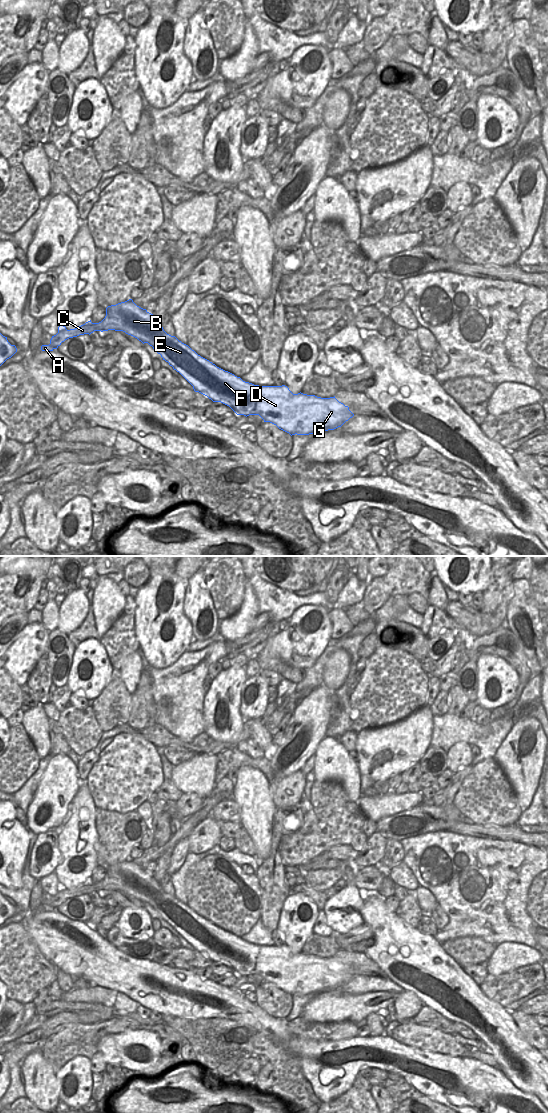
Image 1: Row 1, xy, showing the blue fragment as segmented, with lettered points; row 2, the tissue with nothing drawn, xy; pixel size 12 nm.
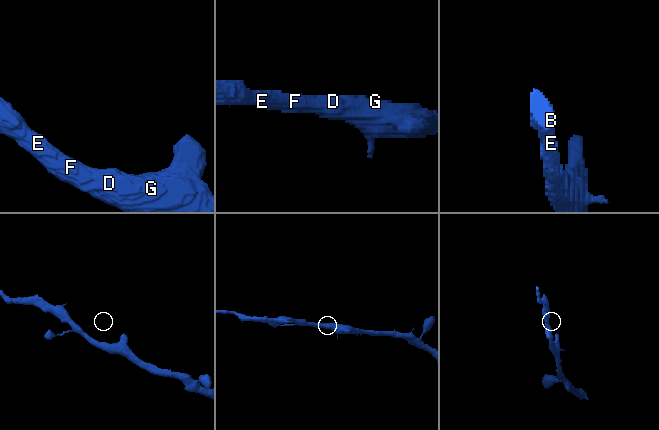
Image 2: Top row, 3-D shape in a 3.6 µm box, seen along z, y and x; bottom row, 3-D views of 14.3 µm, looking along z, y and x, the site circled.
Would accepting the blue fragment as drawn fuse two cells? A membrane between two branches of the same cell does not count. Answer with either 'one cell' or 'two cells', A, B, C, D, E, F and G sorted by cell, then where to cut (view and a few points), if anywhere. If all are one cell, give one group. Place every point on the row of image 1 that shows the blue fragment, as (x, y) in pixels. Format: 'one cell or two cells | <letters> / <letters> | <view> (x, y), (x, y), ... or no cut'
one cell | A B C D E F G | no cut

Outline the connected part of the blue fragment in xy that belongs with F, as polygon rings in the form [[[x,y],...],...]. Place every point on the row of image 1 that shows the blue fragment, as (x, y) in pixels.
[[[132,299],[111,305],[106,308],[106,316],[99,323],[91,320],[85,324],[67,330],[65,326],[58,327],[58,333],[52,336],[49,345],[42,345],[42,351],[53,351],[62,342],[79,335],[91,334],[94,331],[123,331],[141,341],[148,343],[161,355],[163,360],[169,363],[174,370],[179,372],[192,386],[195,392],[199,392],[213,402],[221,402],[229,406],[237,415],[259,415],[264,422],[270,422],[279,429],[292,435],[318,434],[322,431],[334,430],[341,427],[354,416],[348,406],[339,402],[335,396],[321,398],[315,395],[303,393],[293,394],[285,385],[259,386],[243,381],[240,377],[225,371],[209,360],[198,355],[188,345],[179,341],[175,336],[167,334],[157,322],[153,314],[146,309],[137,306]]]

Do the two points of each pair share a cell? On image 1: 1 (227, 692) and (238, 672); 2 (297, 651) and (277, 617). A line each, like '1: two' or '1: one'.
1: one
2: two

